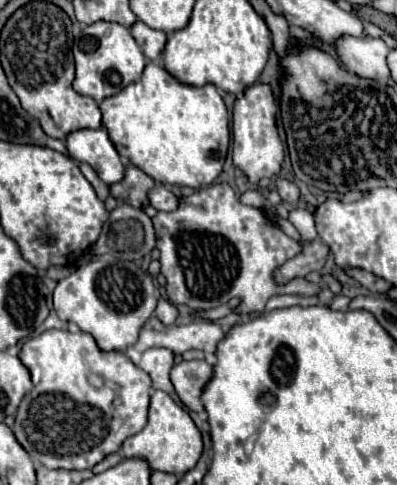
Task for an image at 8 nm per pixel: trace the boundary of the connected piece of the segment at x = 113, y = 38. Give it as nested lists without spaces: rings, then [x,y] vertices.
[[[96,21],[92,25],[86,25],[82,29],[80,41],[76,41],[72,51],[76,63],[76,75],[72,85],[80,95],[88,95],[96,103],[120,93],[126,85],[138,81],[146,65],[146,57],[130,31],[124,25],[110,21]]]

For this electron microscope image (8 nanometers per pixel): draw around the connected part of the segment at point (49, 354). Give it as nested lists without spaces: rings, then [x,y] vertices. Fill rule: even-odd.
[[[50,329],[28,339],[18,357],[28,367],[34,389],[18,407],[14,435],[32,461],[42,463],[48,469],[92,469],[106,455],[120,451],[124,439],[146,425],[152,385],[150,375],[138,369],[124,353],[100,351],[90,333]],[[108,383],[116,383],[120,391],[124,391],[120,401],[128,403],[136,397],[136,423],[130,423],[130,433],[128,429],[124,435],[120,431],[110,433],[112,401],[116,399],[116,393],[108,387]]]

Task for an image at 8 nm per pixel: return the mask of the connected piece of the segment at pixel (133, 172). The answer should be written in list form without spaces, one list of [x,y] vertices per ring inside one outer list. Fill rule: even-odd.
[[[126,163],[124,179],[114,183],[110,187],[110,193],[112,197],[126,201],[134,207],[148,207],[148,191],[152,187],[154,187],[154,181],[144,171],[140,171],[132,163]]]

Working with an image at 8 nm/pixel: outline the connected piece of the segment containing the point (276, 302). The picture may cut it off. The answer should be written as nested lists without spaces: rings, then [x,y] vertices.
[[[278,295],[278,297],[270,297],[268,303],[266,303],[266,309],[268,311],[274,311],[274,309],[282,309],[282,307],[292,307],[292,305],[302,305],[302,307],[308,307],[308,305],[316,305],[318,303],[318,297],[302,297],[302,295]]]

